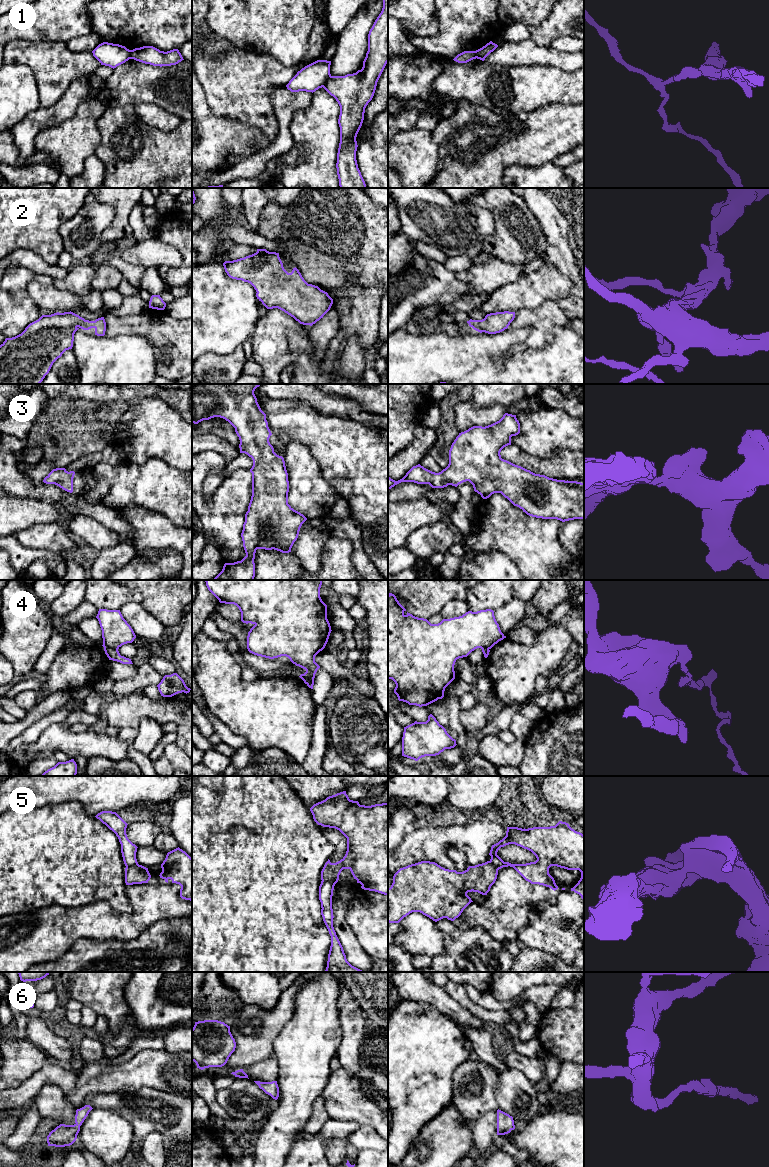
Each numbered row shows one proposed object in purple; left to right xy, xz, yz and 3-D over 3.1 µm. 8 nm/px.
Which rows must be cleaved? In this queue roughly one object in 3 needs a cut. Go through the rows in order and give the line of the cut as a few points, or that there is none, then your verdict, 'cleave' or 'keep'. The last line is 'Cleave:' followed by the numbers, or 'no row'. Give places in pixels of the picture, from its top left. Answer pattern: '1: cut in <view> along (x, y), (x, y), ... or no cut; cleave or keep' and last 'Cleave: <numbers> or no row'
1: cut in xz along (331, 76), (322, 86); cleave
2: no cut; keep
3: no cut; keep
4: cut in xy along (104, 646), (117, 649); cleave
5: cut in xz along (322, 879), (329, 880), (334, 884); cleave
6: no cut; keep
Cleave: 1, 4, 5

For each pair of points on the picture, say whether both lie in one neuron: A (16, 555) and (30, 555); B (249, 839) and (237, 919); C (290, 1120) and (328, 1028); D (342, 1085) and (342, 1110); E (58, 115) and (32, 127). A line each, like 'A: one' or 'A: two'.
A: one
B: one
C: one
D: one
E: one

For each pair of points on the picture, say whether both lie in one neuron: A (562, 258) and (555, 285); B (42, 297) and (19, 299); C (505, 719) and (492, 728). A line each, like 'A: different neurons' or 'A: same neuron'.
A: different neurons
B: different neurons
C: same neuron

